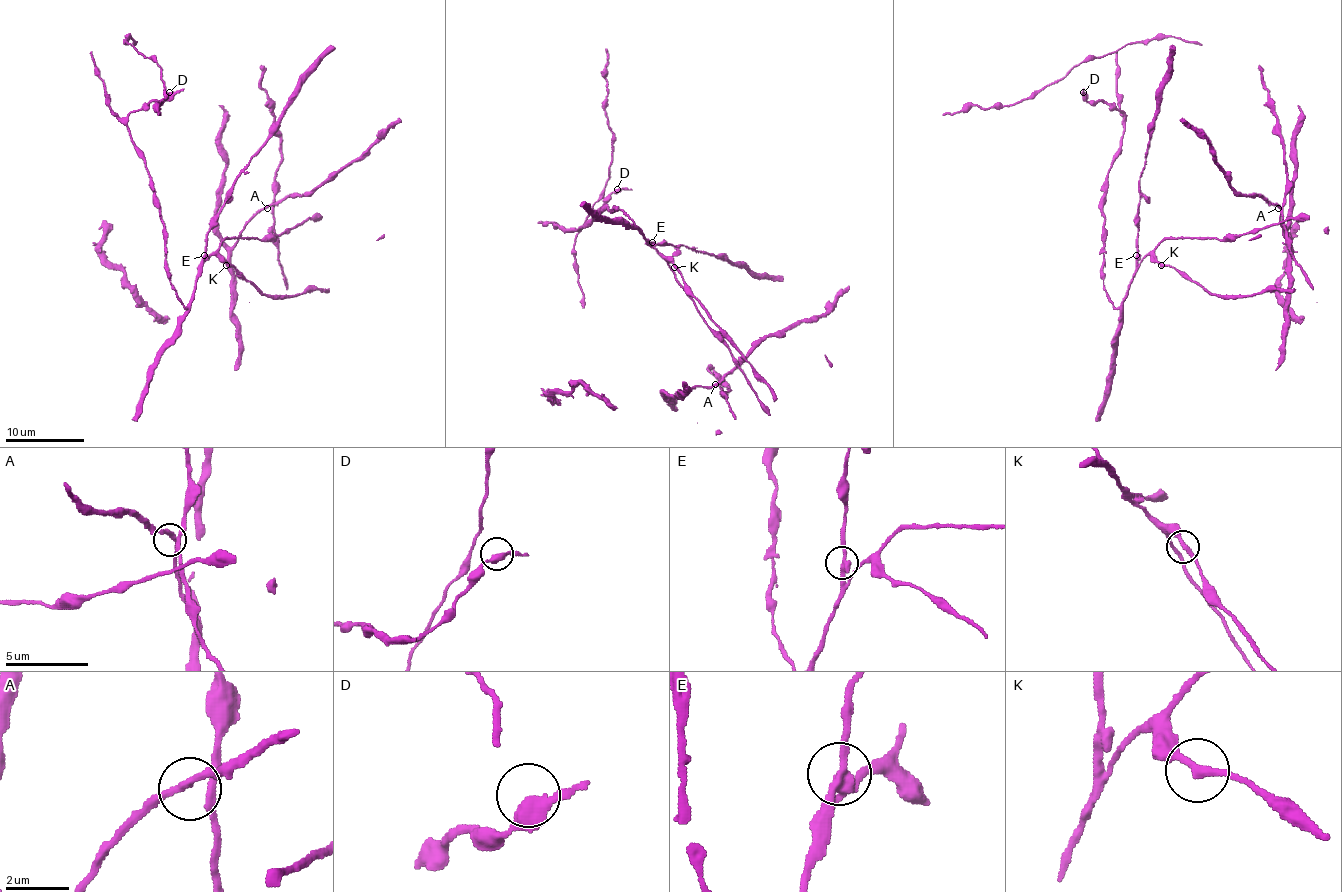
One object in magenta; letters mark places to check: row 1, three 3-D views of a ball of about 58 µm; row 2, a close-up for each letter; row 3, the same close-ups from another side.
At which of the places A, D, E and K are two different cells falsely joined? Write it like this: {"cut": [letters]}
{"cut": []}

